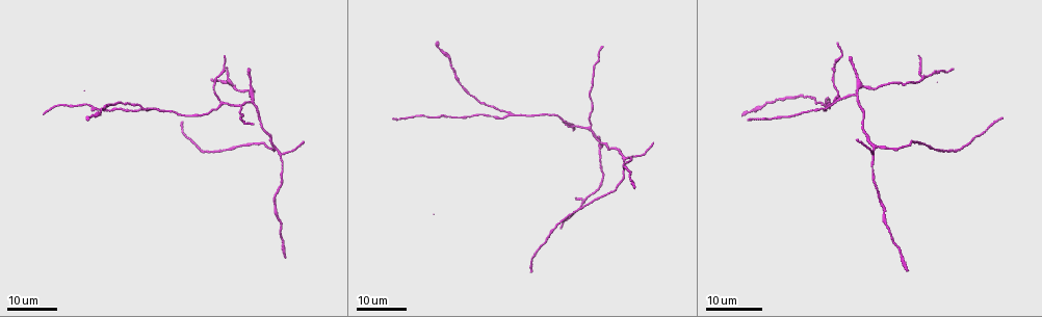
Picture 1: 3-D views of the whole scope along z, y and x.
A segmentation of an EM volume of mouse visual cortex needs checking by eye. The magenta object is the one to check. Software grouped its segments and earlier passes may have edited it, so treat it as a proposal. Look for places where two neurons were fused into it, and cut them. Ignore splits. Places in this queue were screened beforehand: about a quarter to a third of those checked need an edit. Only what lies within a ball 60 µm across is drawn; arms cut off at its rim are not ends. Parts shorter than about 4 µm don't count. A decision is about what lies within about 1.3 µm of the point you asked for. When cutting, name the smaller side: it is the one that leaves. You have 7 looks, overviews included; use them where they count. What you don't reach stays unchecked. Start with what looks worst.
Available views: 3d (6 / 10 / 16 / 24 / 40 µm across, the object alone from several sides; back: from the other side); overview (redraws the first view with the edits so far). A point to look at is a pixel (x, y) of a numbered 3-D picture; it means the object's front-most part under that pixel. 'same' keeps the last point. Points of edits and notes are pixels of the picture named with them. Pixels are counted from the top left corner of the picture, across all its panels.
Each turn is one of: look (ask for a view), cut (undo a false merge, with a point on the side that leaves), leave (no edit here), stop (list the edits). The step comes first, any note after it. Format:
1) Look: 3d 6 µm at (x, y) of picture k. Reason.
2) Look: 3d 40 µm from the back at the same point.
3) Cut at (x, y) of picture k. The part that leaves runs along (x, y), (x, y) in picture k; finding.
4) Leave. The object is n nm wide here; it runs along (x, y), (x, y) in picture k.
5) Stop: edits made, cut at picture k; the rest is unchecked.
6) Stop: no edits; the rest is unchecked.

Look: 3d 16 µm at (603, 144) of picture 1. Three arms meet.

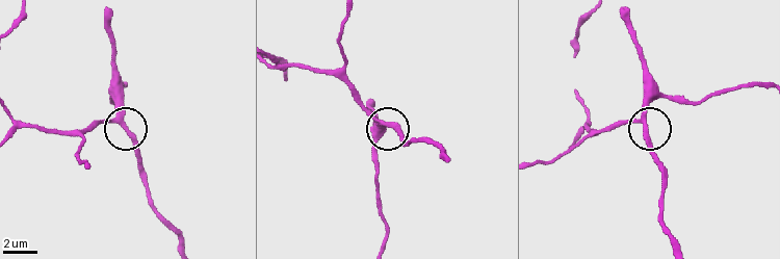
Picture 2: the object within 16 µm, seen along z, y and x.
Look: 3d 10 µm at (122, 122) of picture 2.

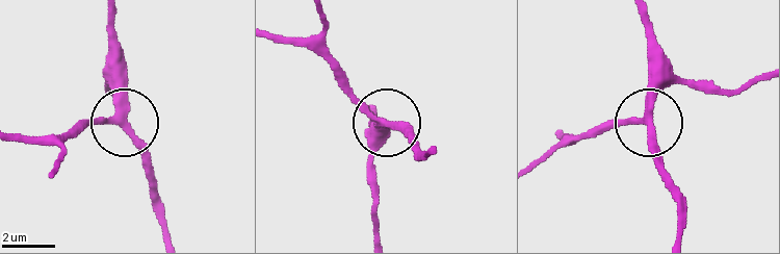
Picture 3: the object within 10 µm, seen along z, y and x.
Leave. The object is 290 nm wide here; it runs along (14, 135), (70, 135), (119, 119), (121, 64) in picture 3; one neuron here.

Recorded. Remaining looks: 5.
Look: 3d 16 µm at (875, 147) of picture 1. Arms part here.

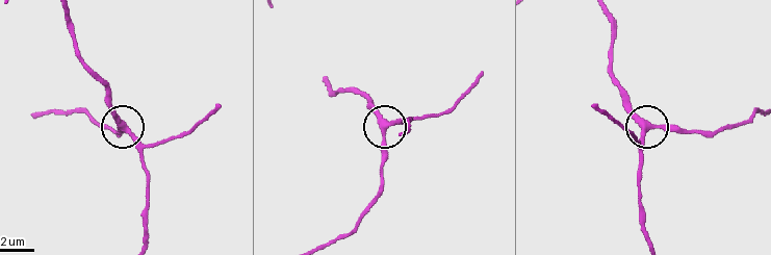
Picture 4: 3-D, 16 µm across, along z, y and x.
Look: 3d 6 µm at (122, 126) of picture 4. Closer look.

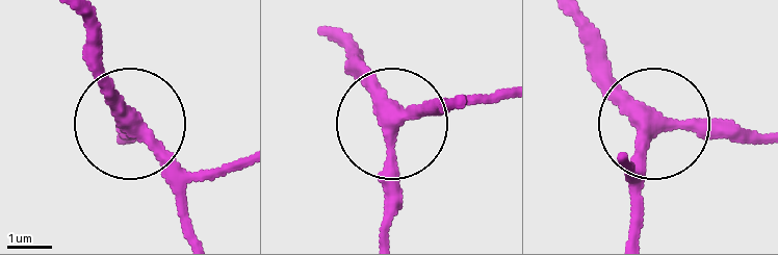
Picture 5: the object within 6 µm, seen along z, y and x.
Leave. The side arm is 27 µm long; it runs along (337, 48), (393, 123), (449, 115) in picture 5; one neuron here.

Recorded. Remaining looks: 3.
Look: 3d 24 µm at (159, 110) of picture 1. Three-way junction.

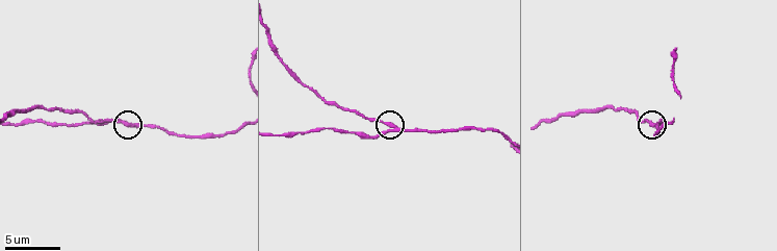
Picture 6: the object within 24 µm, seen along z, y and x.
Look: 3d 10 µm at (390, 128) of picture 6.

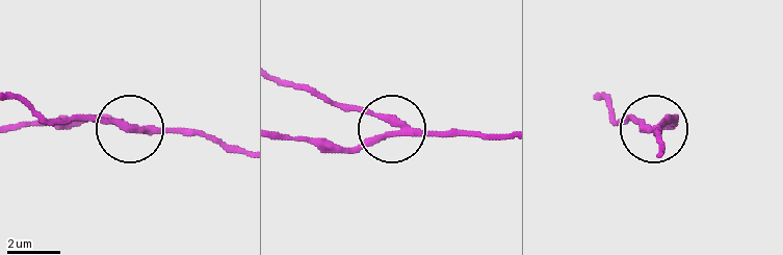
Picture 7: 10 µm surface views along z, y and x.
Look: 3d 10 µm from the back at (391, 130) of picture 7.

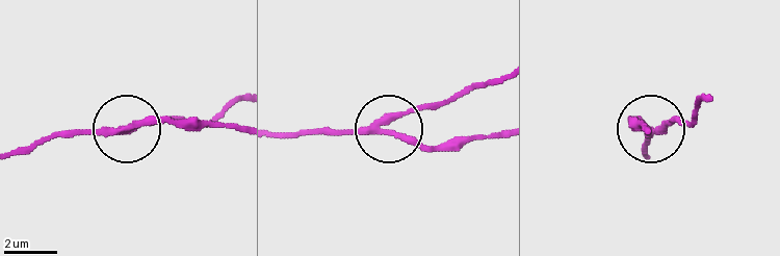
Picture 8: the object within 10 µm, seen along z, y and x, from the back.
Cut at (401, 113) of picture 8. 3 arms meet here; two neurons meet here.

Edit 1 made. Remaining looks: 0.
Stop: edits made, cut at picture 8; the rest is unchecked.

